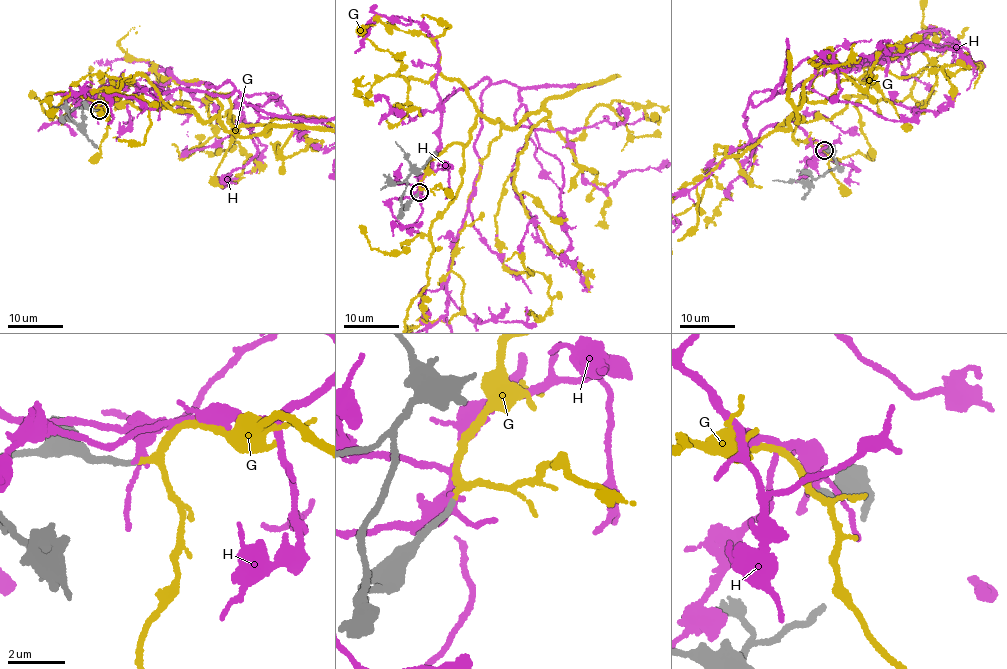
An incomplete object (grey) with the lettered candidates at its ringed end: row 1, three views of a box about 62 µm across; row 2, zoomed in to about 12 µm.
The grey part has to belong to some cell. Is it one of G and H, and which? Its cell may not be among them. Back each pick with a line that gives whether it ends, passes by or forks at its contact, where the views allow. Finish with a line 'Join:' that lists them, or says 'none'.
G: it passes by
Join: G

